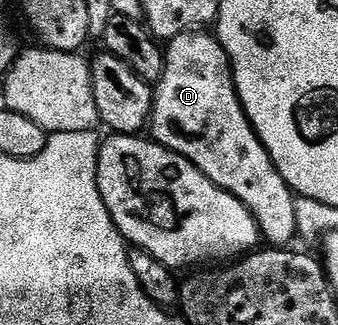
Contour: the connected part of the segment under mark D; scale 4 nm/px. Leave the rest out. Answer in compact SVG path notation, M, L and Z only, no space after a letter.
M194 30L179 34L168 41L164 53L165 69L155 85L153 94L152 139L187 158L204 176L211 178L215 186L239 198L239 202L243 202L243 206L247 206L247 210L255 218L266 245L292 245L289 243L298 239L298 201L289 183L281 177L279 170L273 165L271 154L265 149L265 143L257 136L245 107L237 97L233 67L229 65L229 55L225 53L224 46L212 31Z

